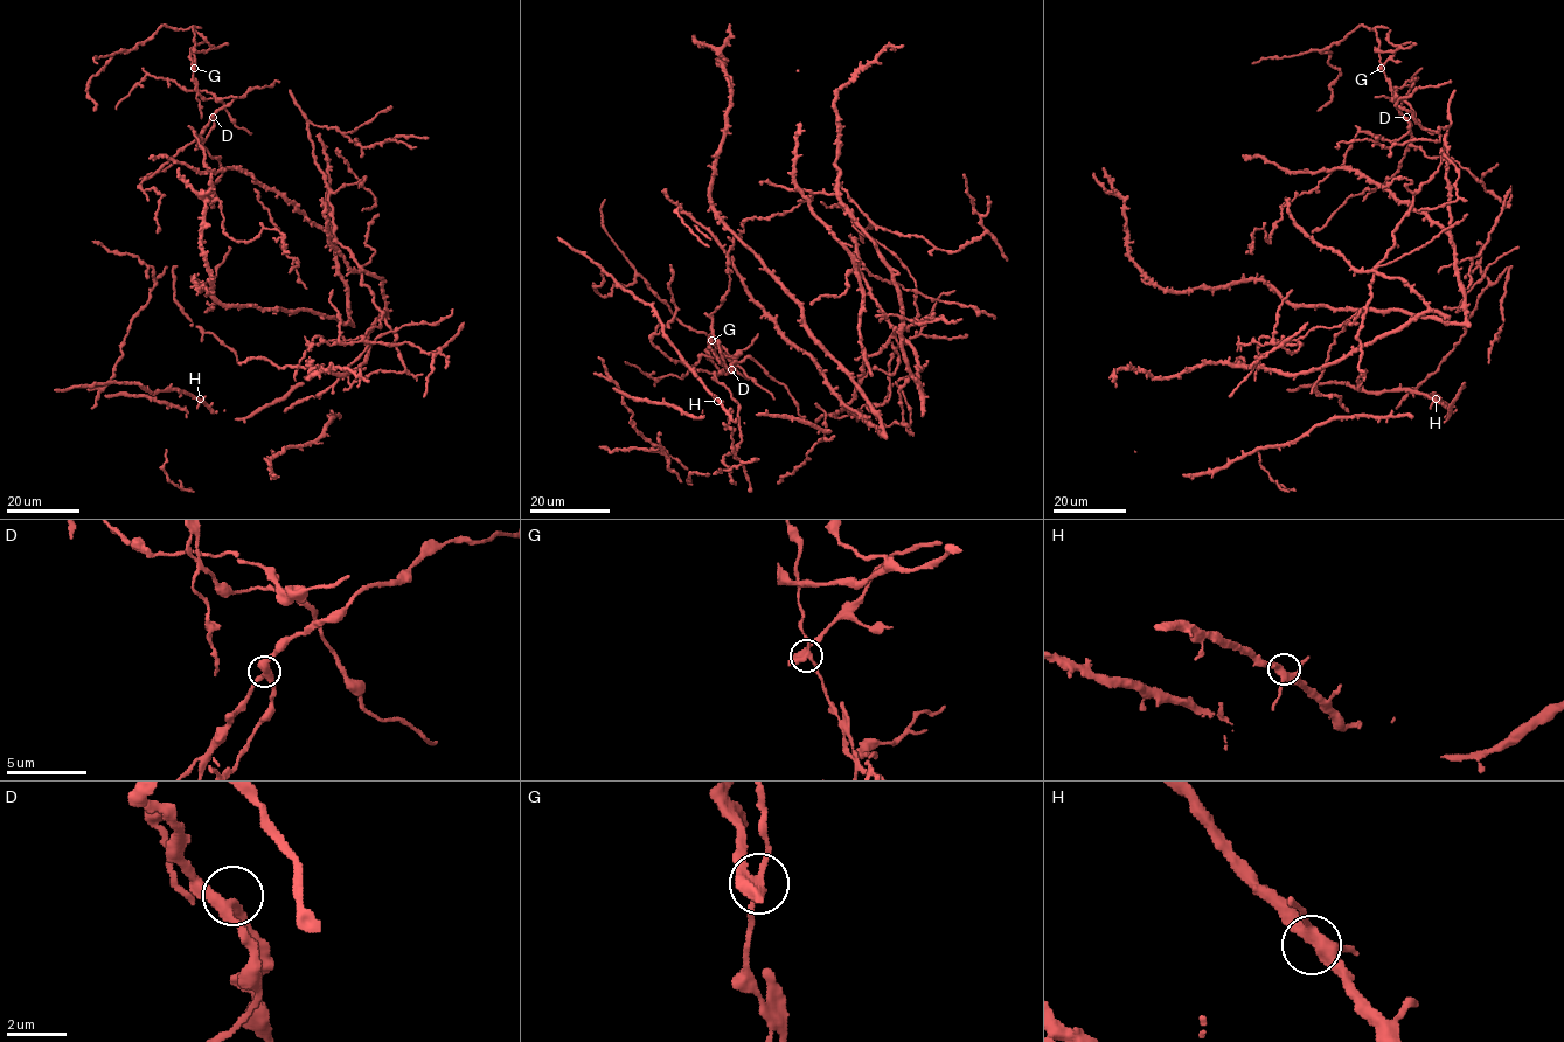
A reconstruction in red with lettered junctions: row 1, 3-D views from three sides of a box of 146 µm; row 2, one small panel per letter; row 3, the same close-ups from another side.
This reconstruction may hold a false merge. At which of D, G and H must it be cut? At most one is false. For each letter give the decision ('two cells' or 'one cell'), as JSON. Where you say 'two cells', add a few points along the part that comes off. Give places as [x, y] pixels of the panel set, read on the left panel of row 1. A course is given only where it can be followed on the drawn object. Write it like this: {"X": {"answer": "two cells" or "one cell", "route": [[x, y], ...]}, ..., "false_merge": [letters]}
{"D": {"answer": "one cell"}, "G": {"answer": "two cells", "route": [[194, 68], [195, 89], [204, 98], [216, 98], [211, 94], [186, 90], [174, 81], [146, 75], [116, 109]]}, "H": {"answer": "one cell"}, "false_merge": ["G"]}

